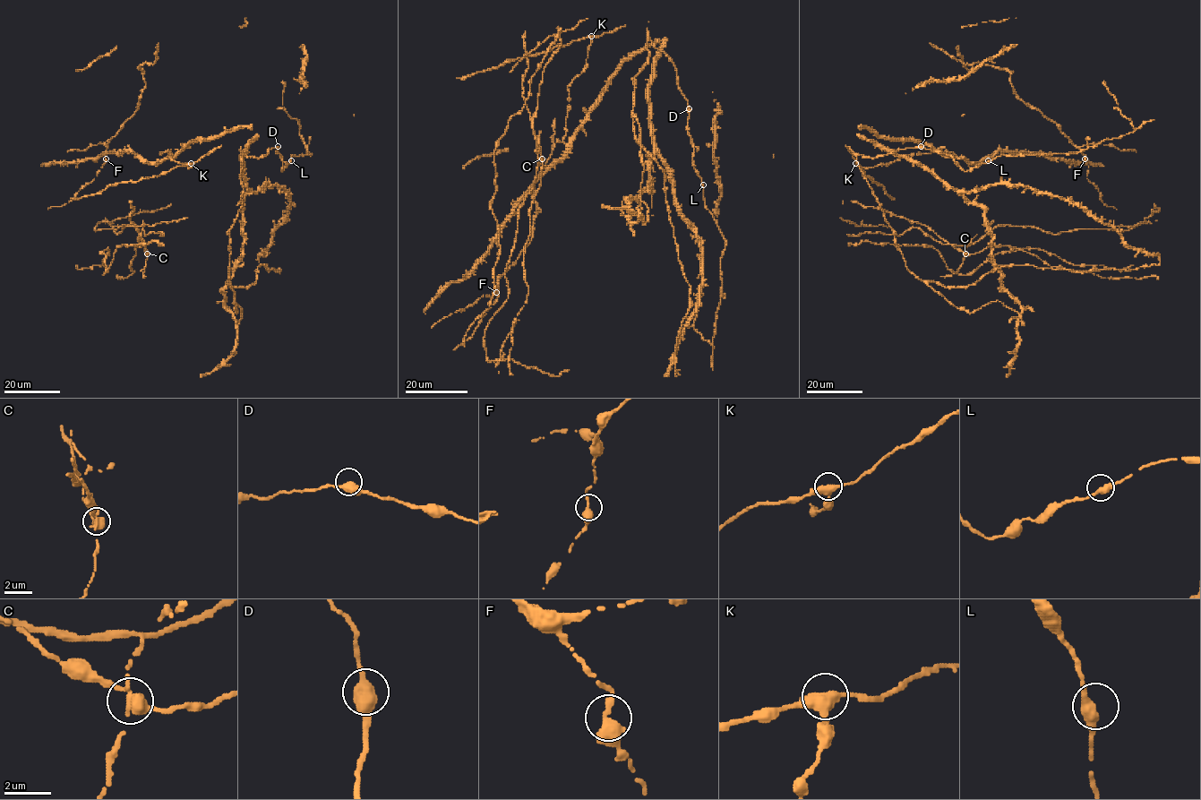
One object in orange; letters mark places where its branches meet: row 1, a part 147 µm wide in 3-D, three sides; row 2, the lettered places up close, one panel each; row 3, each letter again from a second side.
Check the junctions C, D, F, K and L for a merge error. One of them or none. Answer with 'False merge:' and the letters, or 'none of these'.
False merge: C

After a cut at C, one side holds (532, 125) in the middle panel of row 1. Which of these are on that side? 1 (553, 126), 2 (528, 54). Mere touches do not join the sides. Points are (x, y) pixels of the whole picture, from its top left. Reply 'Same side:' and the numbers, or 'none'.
Same side: none

